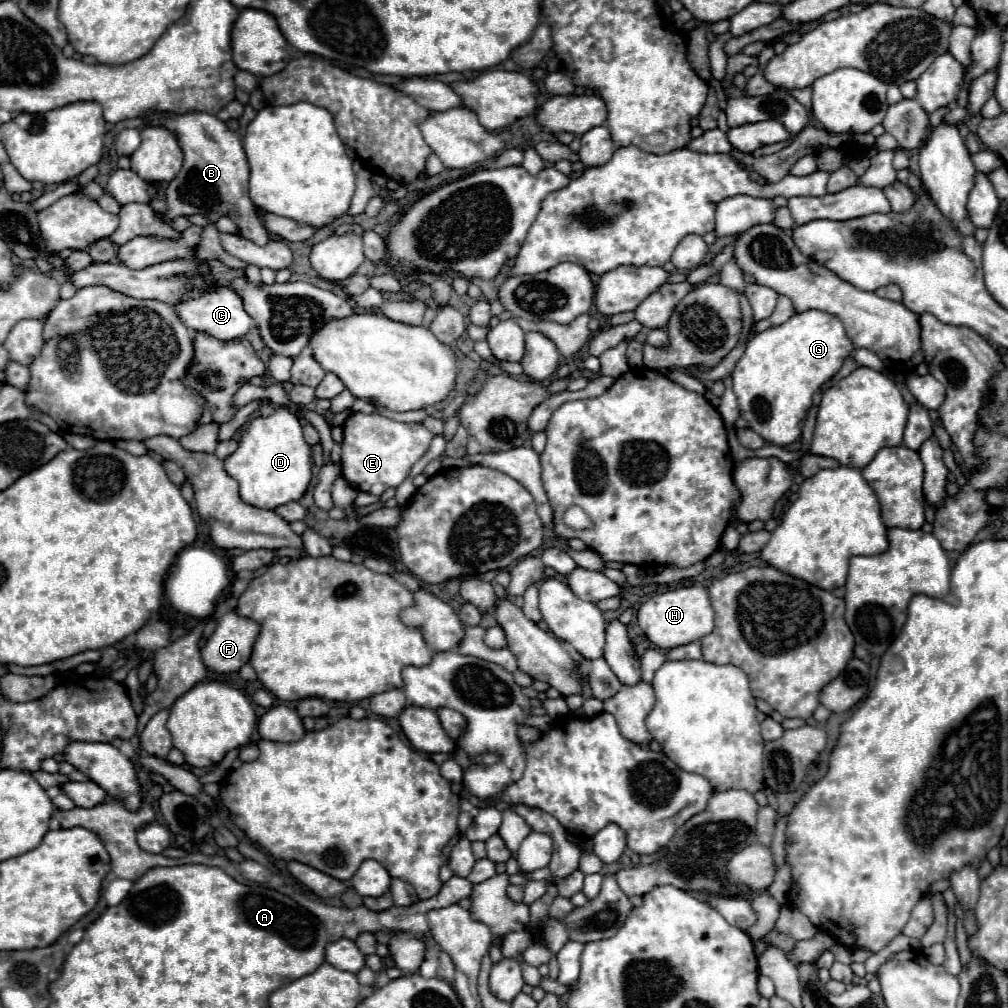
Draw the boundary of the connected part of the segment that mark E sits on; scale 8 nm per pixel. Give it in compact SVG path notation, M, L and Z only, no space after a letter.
M352 412L344 422L342 440L342 476L350 486L380 496L388 488L398 488L412 466L424 456L434 434L424 424L404 424L380 414Z

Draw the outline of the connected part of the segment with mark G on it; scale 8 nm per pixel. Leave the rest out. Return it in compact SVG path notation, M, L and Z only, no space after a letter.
M822 310L794 314L788 322L756 334L732 372L740 416L766 442L776 446L792 444L802 434L814 392L836 376L852 350L854 346L840 318Z

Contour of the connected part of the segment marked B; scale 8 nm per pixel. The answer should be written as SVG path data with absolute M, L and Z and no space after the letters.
M150 110L150 112L144 112L144 118L146 118L148 126L164 126L166 130L170 130L176 136L176 140L184 152L184 166L166 188L168 208L164 212L158 212L158 216L162 220L174 220L176 216L190 216L190 214L202 214L202 216L212 214L212 212L224 214L238 224L244 238L248 238L260 246L266 244L270 238L268 238L262 222L256 216L256 206L252 204L252 200L248 196L248 162L246 162L246 154L244 154L238 134L230 132L222 120L218 120L216 116L212 116L208 112L188 112L188 114L168 112L166 114L166 112Z

